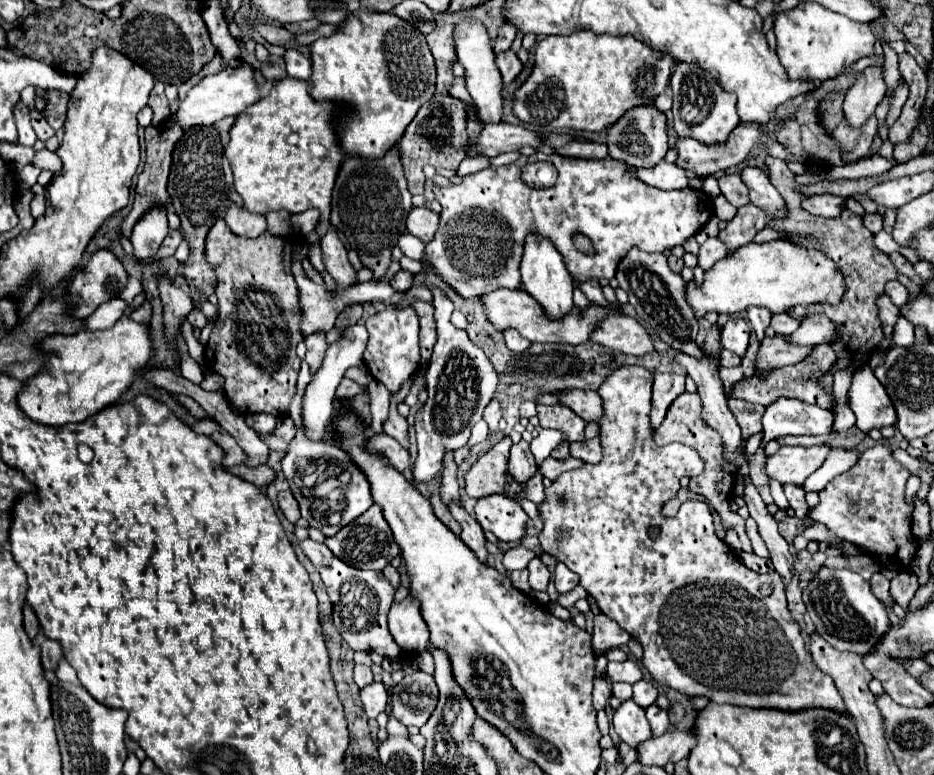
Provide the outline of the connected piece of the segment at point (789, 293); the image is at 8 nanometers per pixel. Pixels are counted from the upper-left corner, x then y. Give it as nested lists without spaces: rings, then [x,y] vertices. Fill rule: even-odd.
[[[775,240],[767,244],[747,244],[735,254],[719,260],[705,272],[705,282],[697,288],[687,284],[687,302],[697,318],[707,312],[737,314],[751,306],[767,308],[771,314],[809,304],[839,304],[847,290],[845,278],[837,264],[819,250],[797,246],[789,240]]]

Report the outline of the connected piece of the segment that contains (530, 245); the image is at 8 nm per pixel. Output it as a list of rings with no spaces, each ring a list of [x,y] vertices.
[[[531,234],[525,242],[525,254],[521,262],[521,276],[523,276],[523,288],[541,304],[545,316],[551,320],[561,320],[573,310],[573,280],[563,264],[563,256],[555,250],[555,246],[539,236]]]

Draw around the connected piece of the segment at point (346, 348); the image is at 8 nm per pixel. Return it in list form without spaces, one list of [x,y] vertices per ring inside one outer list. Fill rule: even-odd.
[[[351,326],[351,328],[347,328],[341,334],[341,338],[337,342],[333,342],[327,348],[325,360],[323,360],[319,372],[311,378],[311,382],[309,382],[309,386],[305,390],[305,396],[303,396],[305,434],[311,440],[323,440],[323,436],[325,436],[325,424],[331,418],[331,412],[333,412],[333,396],[335,396],[335,390],[337,390],[339,382],[343,380],[343,374],[345,374],[347,368],[363,364],[363,350],[365,350],[365,346],[367,346],[367,330],[365,330],[365,326]]]

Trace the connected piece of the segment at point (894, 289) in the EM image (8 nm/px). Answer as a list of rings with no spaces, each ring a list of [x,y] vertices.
[[[893,280],[893,282],[889,282],[889,284],[885,286],[885,294],[889,294],[889,298],[893,300],[893,304],[899,306],[899,308],[909,300],[907,288],[905,288],[901,282],[897,282],[897,280]]]

